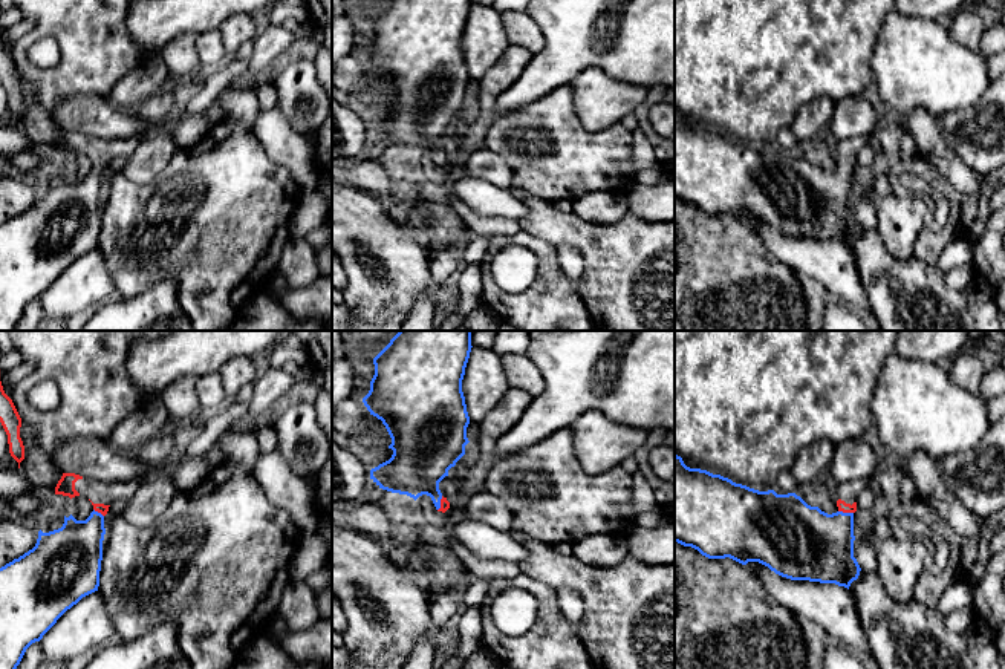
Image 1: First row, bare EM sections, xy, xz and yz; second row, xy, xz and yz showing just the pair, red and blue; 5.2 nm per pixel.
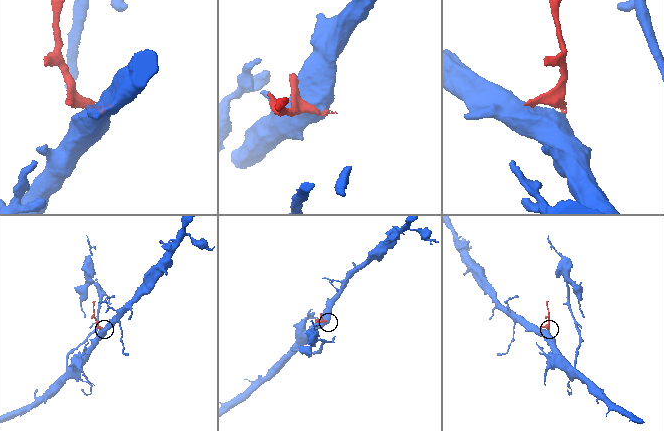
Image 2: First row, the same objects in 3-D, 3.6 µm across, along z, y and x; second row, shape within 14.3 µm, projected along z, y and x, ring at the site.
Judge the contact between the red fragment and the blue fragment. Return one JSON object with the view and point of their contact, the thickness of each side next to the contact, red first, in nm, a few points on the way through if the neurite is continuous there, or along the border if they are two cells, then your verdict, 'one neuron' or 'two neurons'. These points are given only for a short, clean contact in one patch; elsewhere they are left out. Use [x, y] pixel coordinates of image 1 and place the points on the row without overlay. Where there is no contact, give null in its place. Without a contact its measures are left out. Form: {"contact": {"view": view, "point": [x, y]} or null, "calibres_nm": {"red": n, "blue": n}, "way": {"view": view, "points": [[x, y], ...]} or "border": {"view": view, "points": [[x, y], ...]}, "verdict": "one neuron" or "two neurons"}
{"contact": {"view": "yz", "point": [846, 169]}, "calibres_nm": {"red": 50, "blue": 380}, "way": {"view": "yz", "points": [[842, 163], [846, 169], [813, 202]]}, "verdict": "one neuron"}

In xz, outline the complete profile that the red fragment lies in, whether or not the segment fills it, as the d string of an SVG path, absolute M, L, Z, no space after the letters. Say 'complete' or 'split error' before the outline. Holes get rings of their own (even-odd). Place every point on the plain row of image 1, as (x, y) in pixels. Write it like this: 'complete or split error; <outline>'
split error; M389 0L375 15L370 47L363 55L370 72L385 83L393 112L370 127L370 136L382 147L407 152L415 158L427 152L437 168L445 170L450 159L442 153L439 139L465 112L467 69L462 37L471 0Z

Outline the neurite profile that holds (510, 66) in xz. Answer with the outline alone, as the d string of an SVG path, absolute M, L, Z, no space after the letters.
M509 44L497 63L479 81L480 92L474 103L476 119L459 138L459 155L462 158L450 162L444 170L445 185L453 185L463 175L467 156L482 144L494 119L496 101L522 77L532 57L531 51Z

